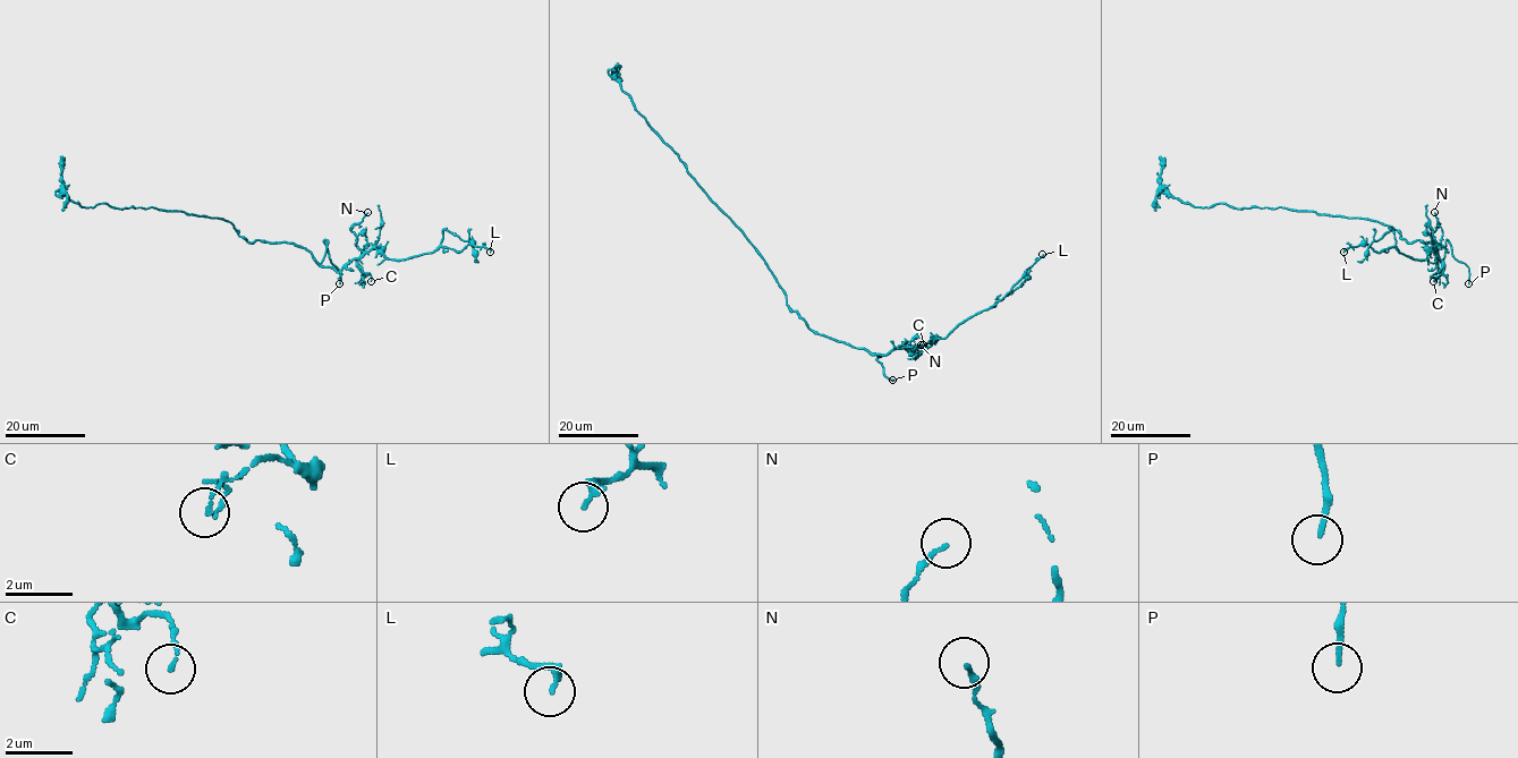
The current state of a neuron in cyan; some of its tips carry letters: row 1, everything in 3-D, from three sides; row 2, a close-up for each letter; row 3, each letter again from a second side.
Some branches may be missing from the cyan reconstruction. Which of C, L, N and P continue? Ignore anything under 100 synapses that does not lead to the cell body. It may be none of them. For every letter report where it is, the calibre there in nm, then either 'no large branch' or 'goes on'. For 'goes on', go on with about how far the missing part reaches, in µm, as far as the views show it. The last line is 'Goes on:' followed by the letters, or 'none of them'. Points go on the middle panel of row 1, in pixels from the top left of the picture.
C: (923, 345) | 110 nm | no large branch
L: (1042, 254) | 240 nm | no large branch
N: (921, 345) | 150 nm | no large branch
P: (892, 380) | 150 nm | goes on | 7 µm
Goes on: P

